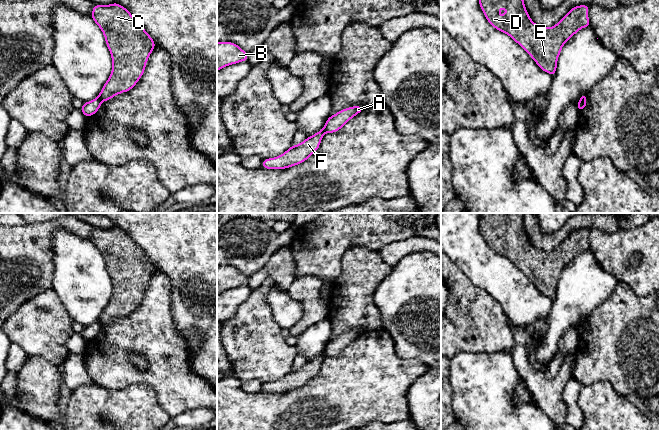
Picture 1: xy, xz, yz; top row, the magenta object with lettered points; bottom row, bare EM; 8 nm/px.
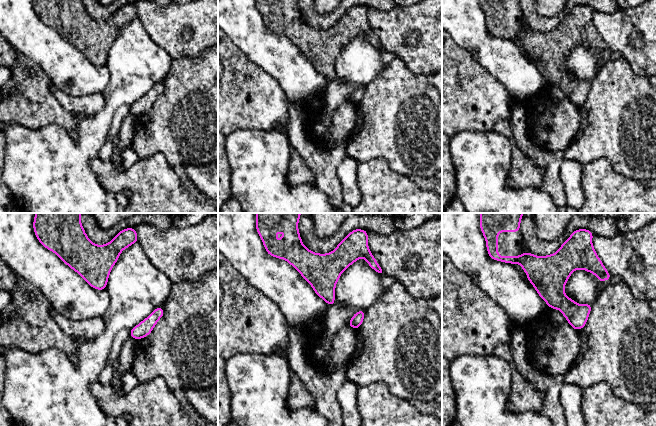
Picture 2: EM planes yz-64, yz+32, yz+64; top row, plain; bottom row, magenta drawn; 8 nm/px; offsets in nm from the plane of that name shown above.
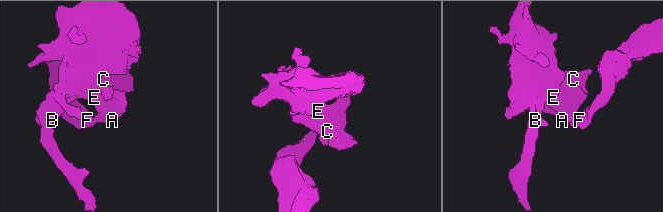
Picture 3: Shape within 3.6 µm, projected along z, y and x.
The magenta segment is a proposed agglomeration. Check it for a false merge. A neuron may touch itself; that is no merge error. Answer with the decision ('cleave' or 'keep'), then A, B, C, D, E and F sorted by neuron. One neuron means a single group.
cleave; groups A B C D E / F

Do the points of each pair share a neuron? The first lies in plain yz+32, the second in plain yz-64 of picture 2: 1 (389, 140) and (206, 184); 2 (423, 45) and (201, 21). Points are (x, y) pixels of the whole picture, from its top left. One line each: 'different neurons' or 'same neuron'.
1: different neurons
2: same neuron

